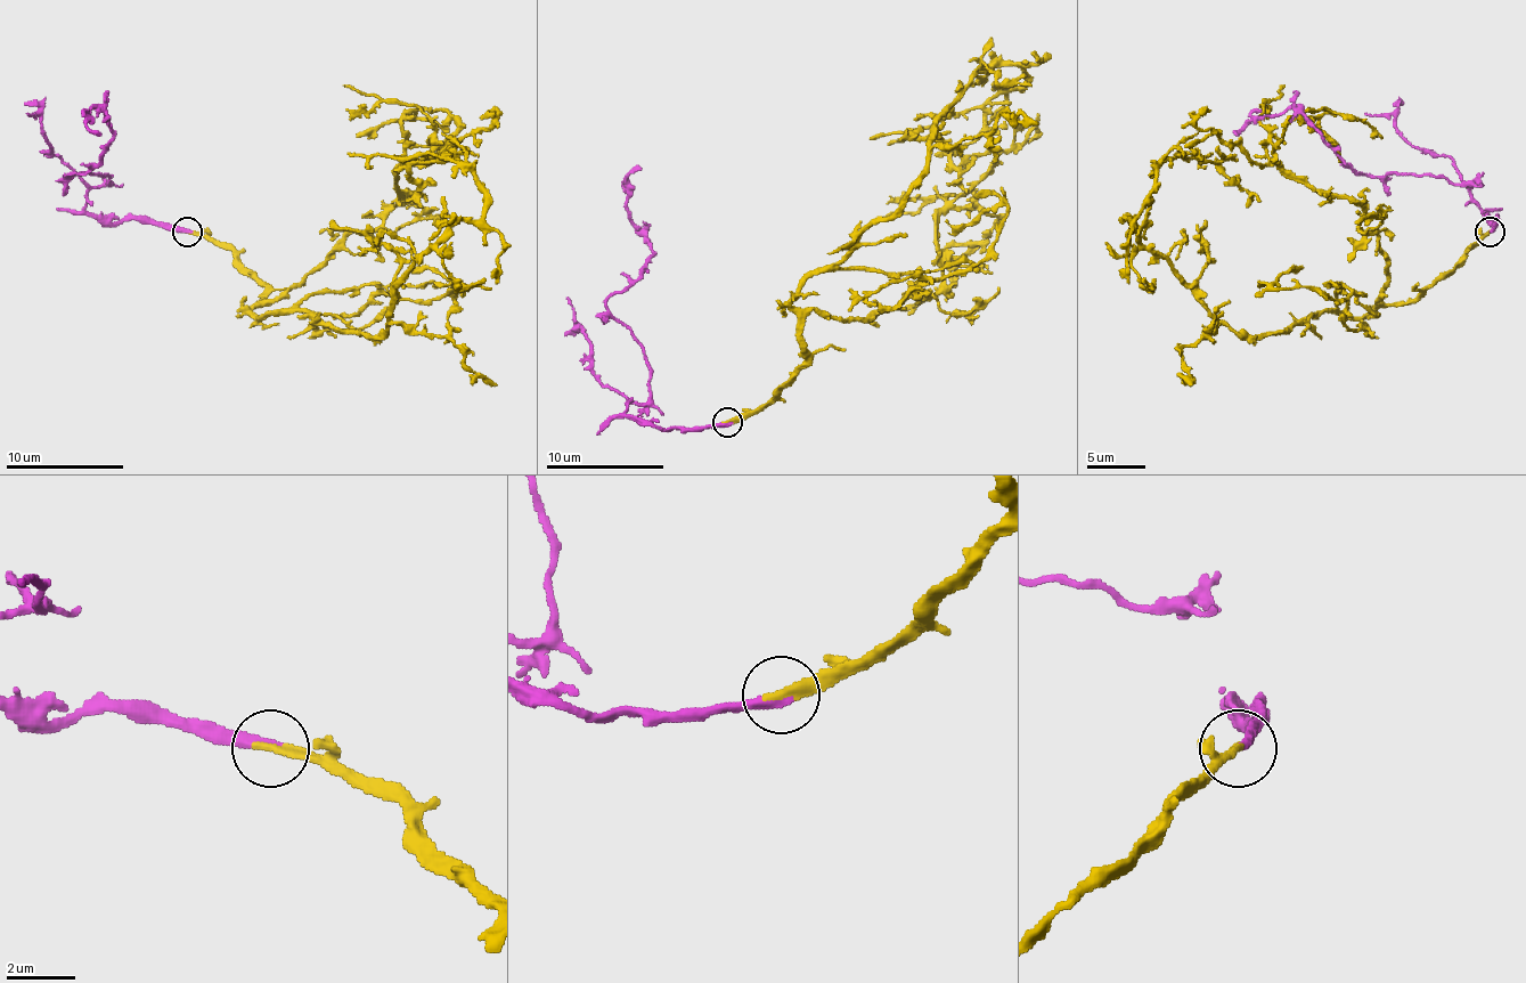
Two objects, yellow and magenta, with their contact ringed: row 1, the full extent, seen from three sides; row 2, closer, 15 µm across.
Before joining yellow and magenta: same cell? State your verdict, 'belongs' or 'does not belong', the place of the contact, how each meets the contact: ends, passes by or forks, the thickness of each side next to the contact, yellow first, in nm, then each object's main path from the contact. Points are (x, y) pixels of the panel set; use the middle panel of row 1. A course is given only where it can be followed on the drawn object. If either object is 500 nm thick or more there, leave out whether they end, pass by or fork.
belongs; at (727, 422); yellow ends there; magenta ends there; 280 nm thick on the yellow side, 320 nm on the other; yellow runs (728, 423), (793, 379), (805, 317), (943, 285), (937, 220), (995, 155), (957, 153), (984, 112), (887, 144); magenta runs (728, 423), (676, 429), (626, 411), (649, 399), (649, 367), (605, 302), (652, 256), (626, 205), (641, 168)

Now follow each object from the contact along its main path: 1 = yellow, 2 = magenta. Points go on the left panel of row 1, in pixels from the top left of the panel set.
1: (188, 232), (253, 273), (264, 305), (378, 228), (397, 172), (455, 143), (417, 161), (438, 161), (347, 152)
2: (188, 232), (97, 219), (86, 202), (108, 178), (65, 176), (112, 137), (95, 107), (100, 135)

